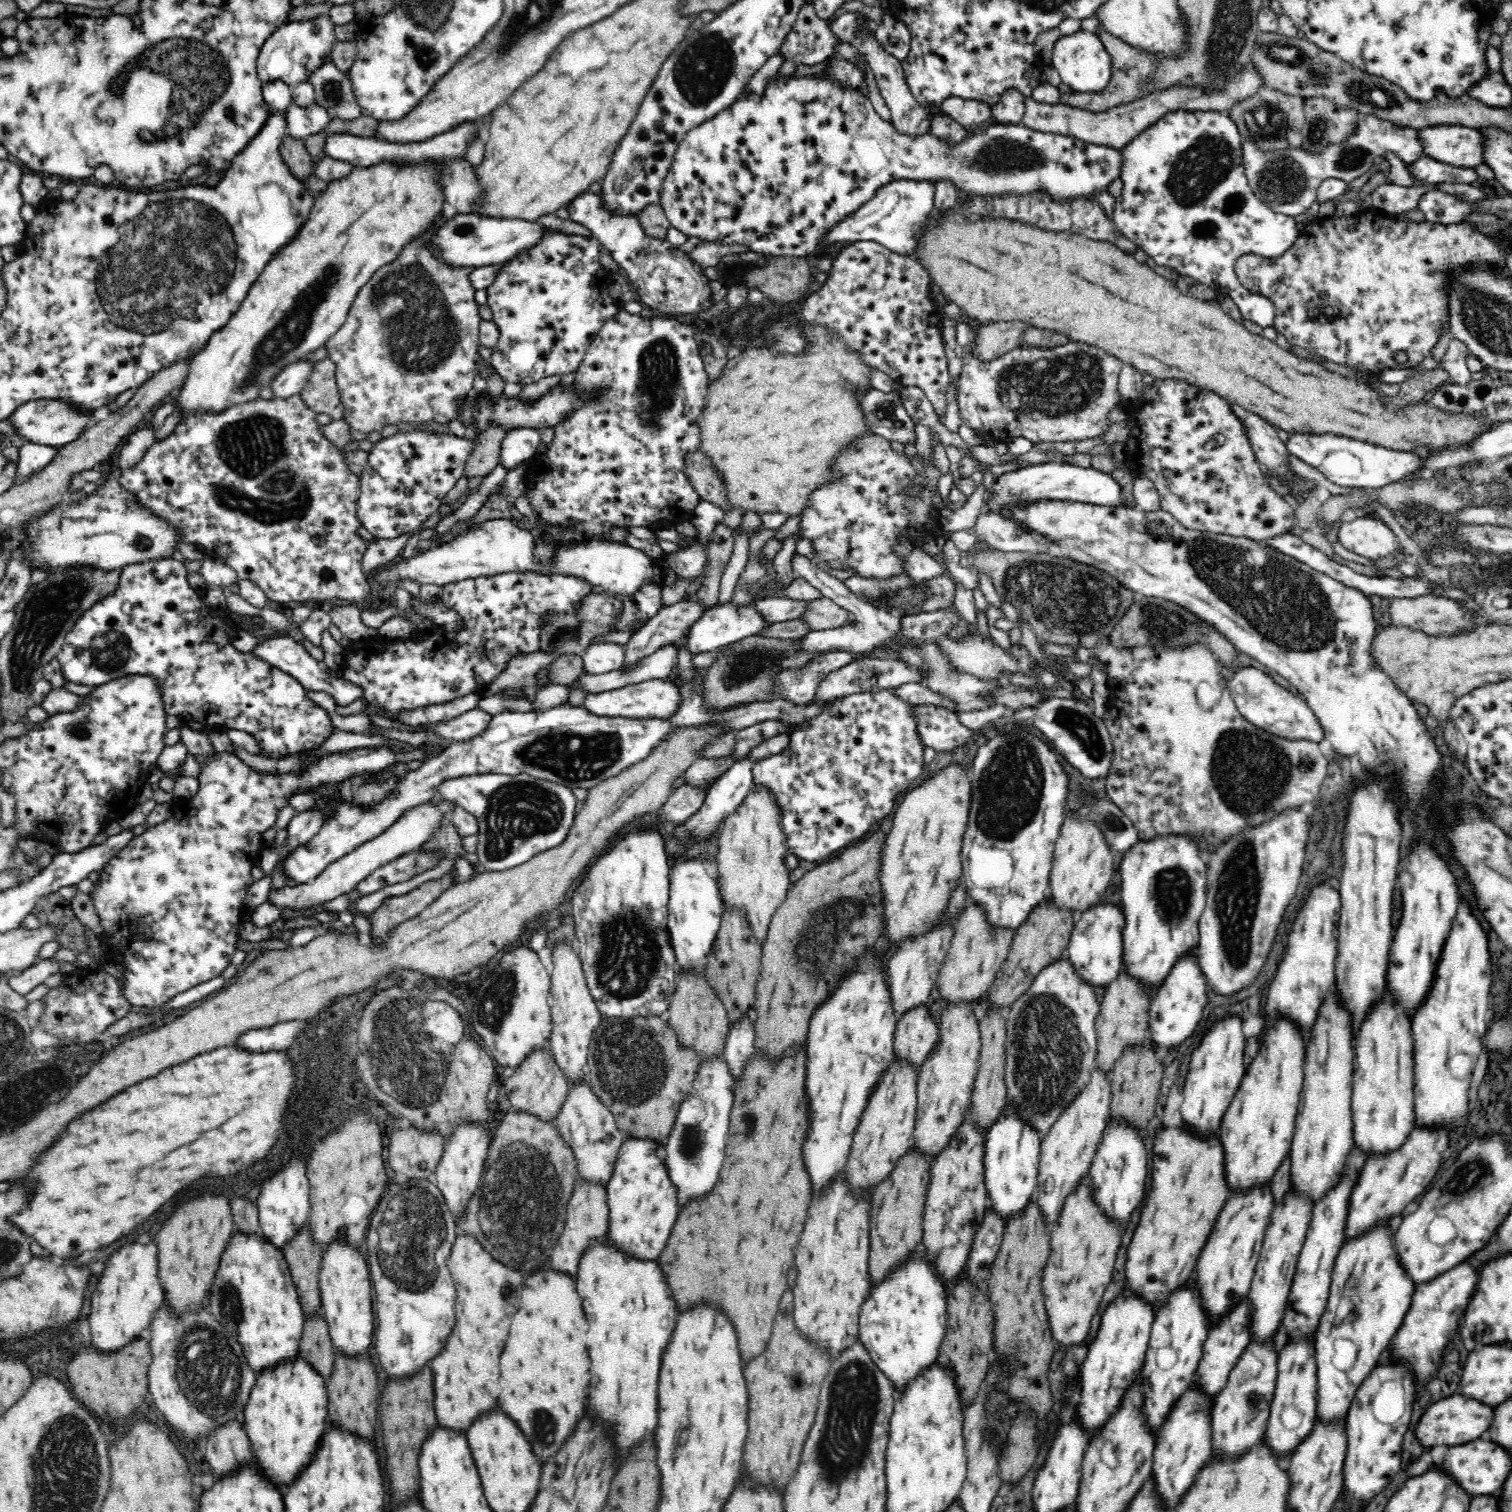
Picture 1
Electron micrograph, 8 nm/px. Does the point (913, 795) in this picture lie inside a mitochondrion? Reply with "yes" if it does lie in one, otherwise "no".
no

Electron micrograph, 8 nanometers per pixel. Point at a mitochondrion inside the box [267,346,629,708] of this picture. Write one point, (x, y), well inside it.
(566, 635)

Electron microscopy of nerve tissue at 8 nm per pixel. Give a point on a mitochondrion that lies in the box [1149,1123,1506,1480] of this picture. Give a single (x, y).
(1471, 1174)

